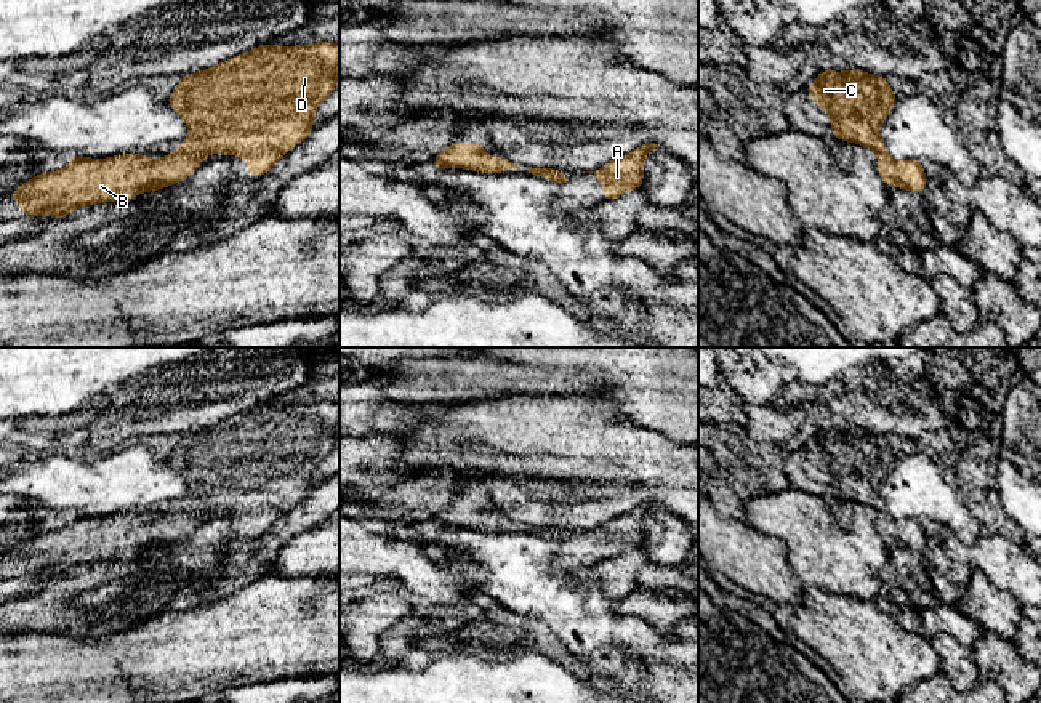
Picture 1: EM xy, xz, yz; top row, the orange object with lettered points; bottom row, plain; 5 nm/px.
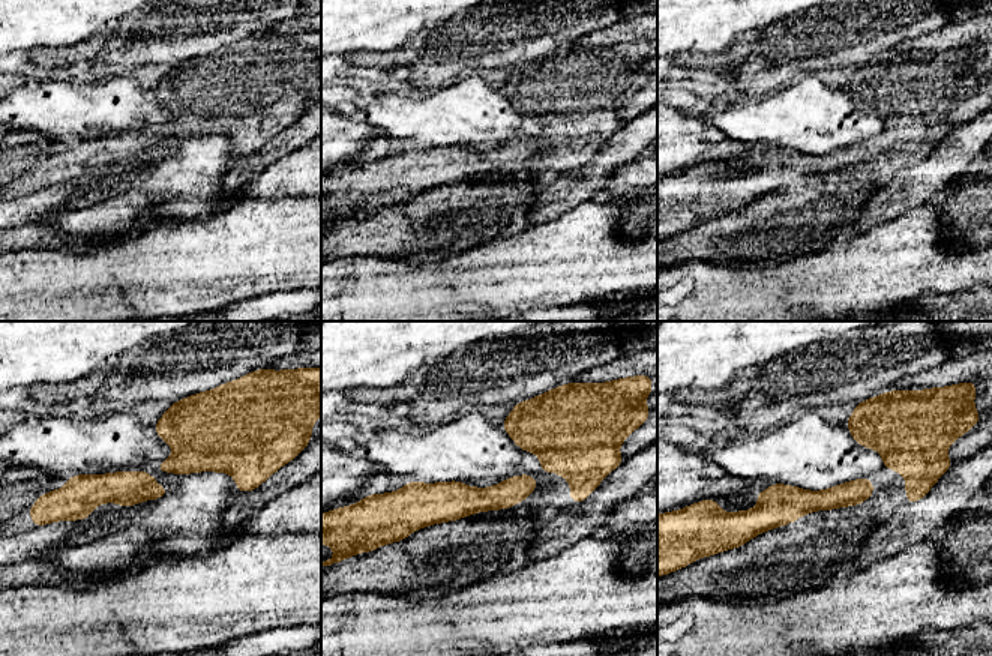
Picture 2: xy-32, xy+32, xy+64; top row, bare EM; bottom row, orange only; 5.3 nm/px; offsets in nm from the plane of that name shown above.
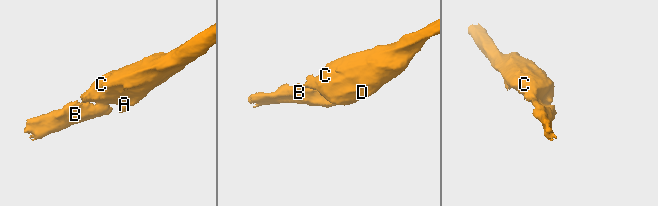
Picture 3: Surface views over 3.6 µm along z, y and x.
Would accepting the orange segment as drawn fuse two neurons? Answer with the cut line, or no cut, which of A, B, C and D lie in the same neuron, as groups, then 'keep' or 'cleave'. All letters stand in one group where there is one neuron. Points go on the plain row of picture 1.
no cut | A B C D | keep

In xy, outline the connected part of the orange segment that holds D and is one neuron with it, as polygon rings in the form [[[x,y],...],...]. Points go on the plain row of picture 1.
[[[319,400],[298,405],[261,404],[199,432],[181,436],[167,463],[186,480],[191,495],[162,517],[120,512],[109,517],[70,516],[64,528],[37,532],[10,551],[24,575],[66,576],[83,564],[133,557],[189,536],[207,512],[247,517],[250,536],[261,536],[291,506],[314,488],[314,471],[340,440],[340,402]]]

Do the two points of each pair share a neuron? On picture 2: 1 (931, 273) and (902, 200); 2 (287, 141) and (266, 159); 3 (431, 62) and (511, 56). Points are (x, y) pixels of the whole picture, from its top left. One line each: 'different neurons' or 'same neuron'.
1: different neurons
2: same neuron
3: same neuron

